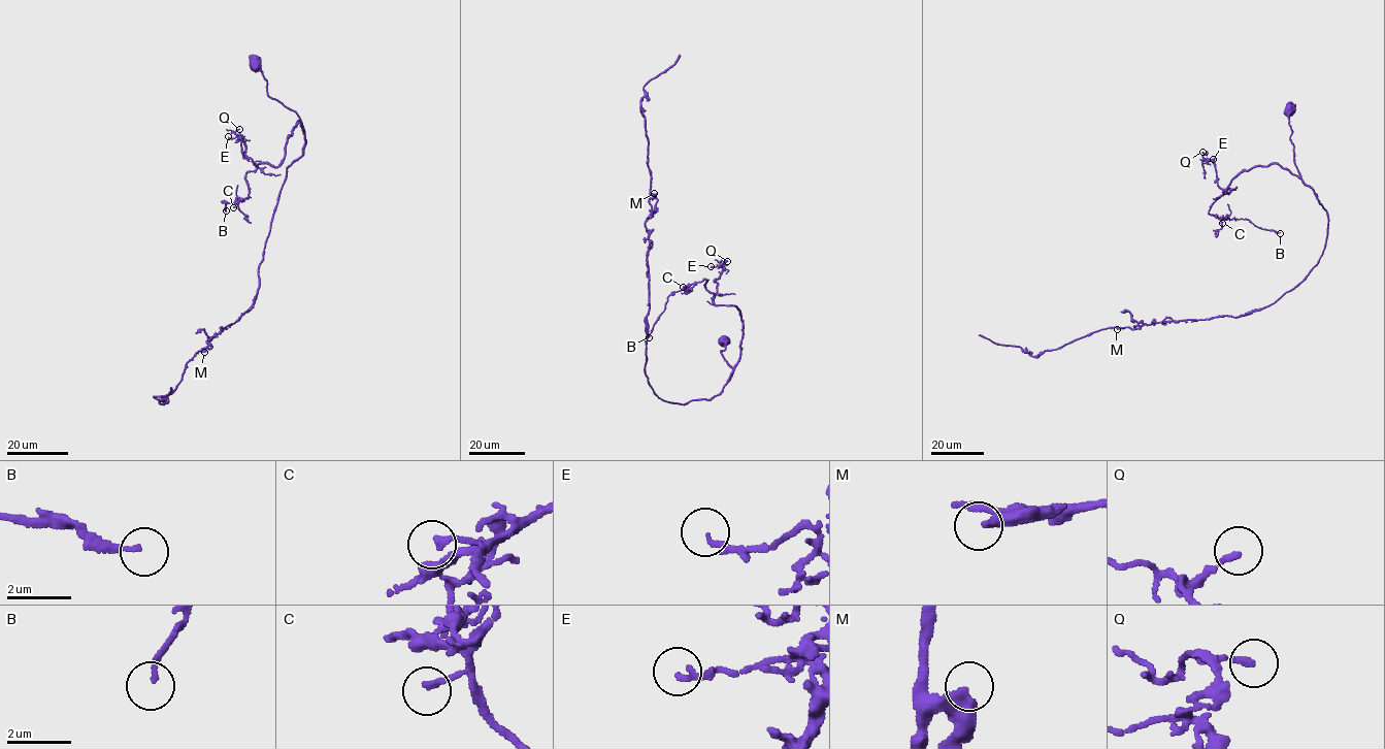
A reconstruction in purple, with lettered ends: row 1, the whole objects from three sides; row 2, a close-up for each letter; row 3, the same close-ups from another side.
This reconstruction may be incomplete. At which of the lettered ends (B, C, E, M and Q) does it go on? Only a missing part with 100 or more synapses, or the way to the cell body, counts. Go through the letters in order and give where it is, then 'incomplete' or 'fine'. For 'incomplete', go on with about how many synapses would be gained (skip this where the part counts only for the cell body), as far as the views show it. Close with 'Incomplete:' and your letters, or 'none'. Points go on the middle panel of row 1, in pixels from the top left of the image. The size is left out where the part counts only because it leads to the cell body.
B: place (649, 337); fine
C: place (683, 287); fine
E: place (711, 266); fine
M: place (654, 193); fine
Q: place (727, 261); fine
Incomplete: none

